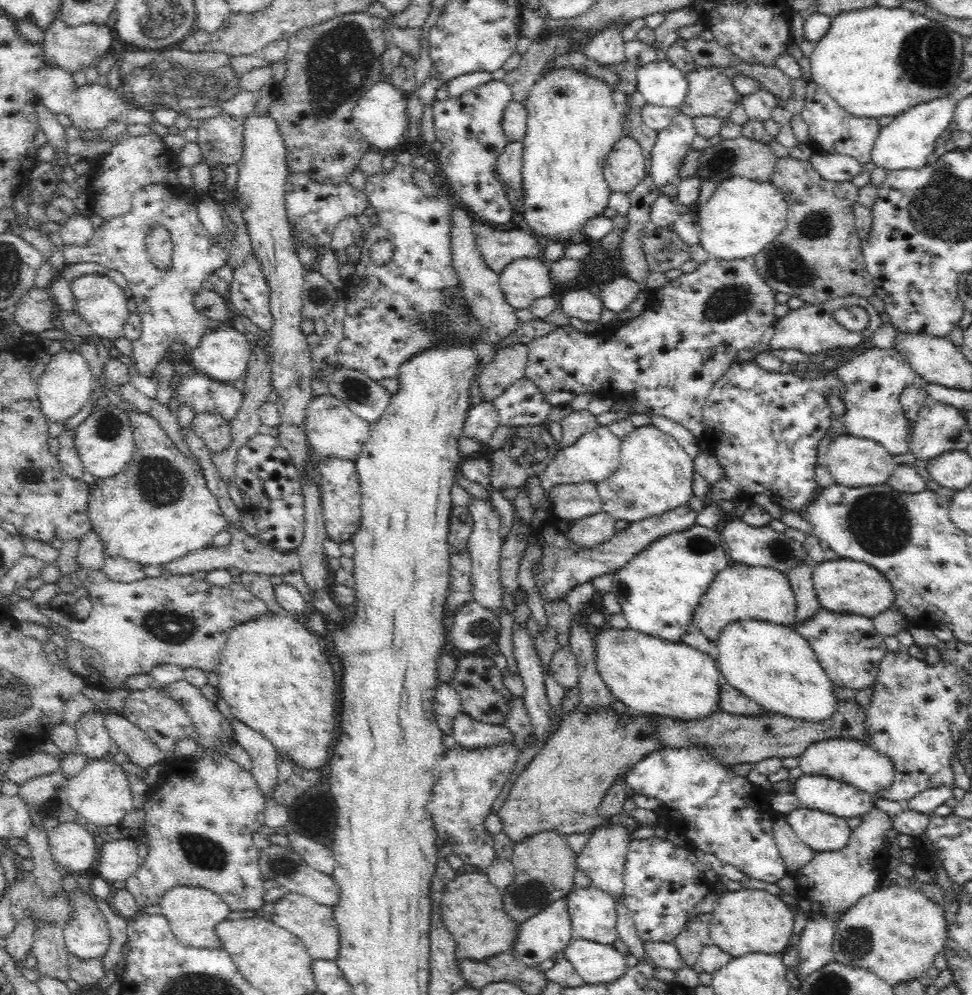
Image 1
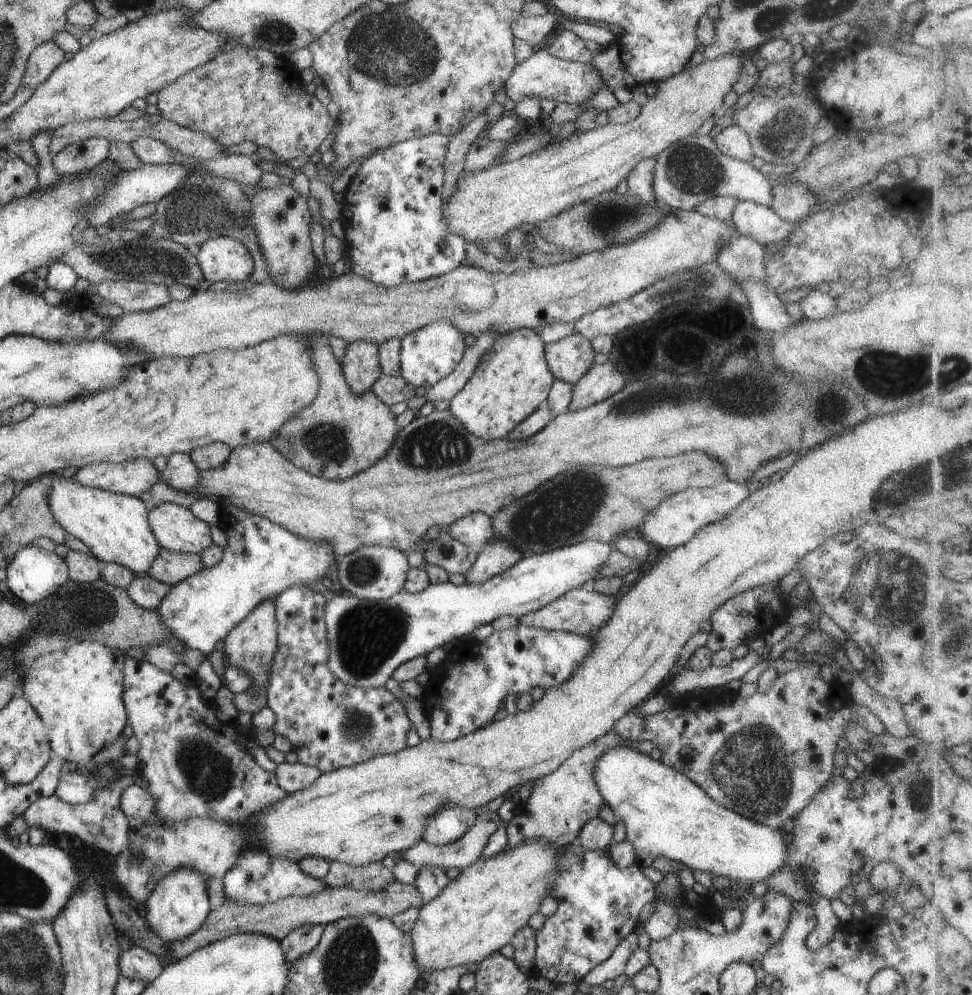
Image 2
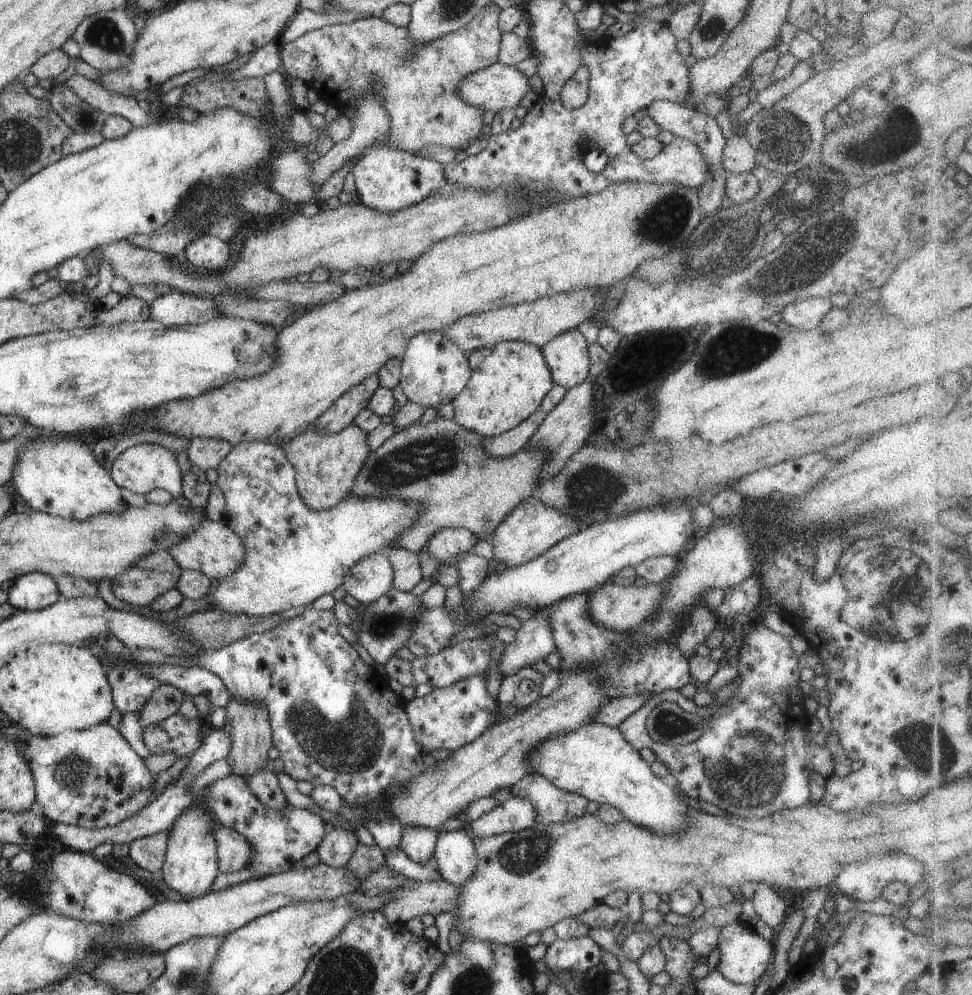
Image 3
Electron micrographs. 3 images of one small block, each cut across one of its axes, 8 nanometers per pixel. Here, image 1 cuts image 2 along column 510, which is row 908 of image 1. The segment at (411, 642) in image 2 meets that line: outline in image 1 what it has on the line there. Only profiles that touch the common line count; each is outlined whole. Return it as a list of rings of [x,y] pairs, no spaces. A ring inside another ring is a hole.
[[[584,885],[573,886],[565,899],[575,936],[614,946],[619,933],[616,930],[616,900],[612,896],[592,885]]]

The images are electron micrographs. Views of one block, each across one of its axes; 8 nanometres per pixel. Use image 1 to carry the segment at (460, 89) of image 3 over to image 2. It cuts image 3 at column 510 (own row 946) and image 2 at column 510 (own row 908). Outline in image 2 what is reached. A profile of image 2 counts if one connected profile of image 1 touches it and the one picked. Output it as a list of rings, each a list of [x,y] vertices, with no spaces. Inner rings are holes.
[[[538,49],[525,60],[515,62],[503,87],[506,98],[514,104],[523,100],[523,97],[533,97],[579,105],[591,98],[601,88],[602,82],[598,70],[591,65],[558,59],[545,49]]]

